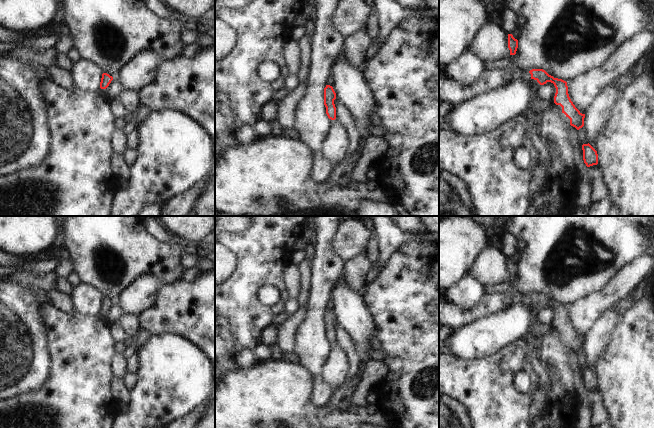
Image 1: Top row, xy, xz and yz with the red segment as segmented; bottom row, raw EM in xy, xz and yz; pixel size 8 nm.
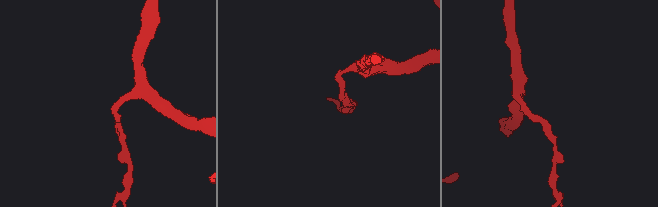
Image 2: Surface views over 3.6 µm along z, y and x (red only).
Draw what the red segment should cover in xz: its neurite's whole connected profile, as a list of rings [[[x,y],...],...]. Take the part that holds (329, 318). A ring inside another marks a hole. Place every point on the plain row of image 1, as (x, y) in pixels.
[[[326,309],[324,312],[324,329],[326,331],[326,338],[329,343],[336,343],[336,331],[334,324],[336,323],[336,317],[332,310]]]

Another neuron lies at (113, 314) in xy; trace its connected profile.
[[[113,302],[111,307],[106,313],[99,313],[98,318],[106,325],[113,325],[120,317],[122,316],[122,312]]]

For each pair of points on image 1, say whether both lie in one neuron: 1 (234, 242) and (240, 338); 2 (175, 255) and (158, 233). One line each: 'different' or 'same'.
1: same
2: different

